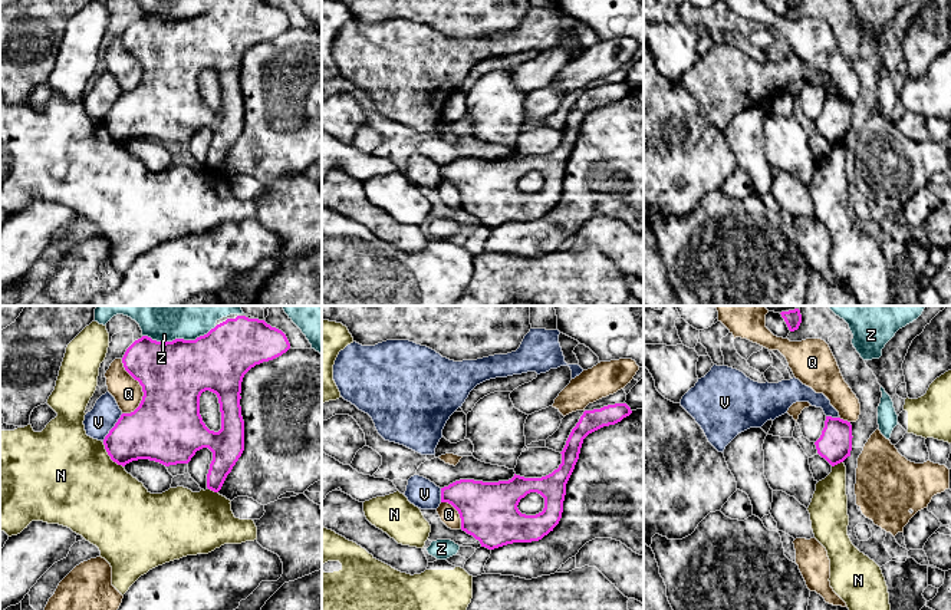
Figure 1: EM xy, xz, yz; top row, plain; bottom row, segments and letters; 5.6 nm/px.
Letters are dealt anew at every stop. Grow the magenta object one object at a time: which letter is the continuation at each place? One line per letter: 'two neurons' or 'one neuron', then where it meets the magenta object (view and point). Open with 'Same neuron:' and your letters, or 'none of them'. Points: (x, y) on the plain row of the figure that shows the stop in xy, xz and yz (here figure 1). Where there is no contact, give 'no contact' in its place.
Same neuron: Z
N: two neurons; meets magenta in xy at (109, 134)
Q: two neurons; meets magenta in xy at (141, 63)
V: two neurons; meets magenta in xy at (112, 106)
Z: one neuron; meets magenta in xy at (178, 17)

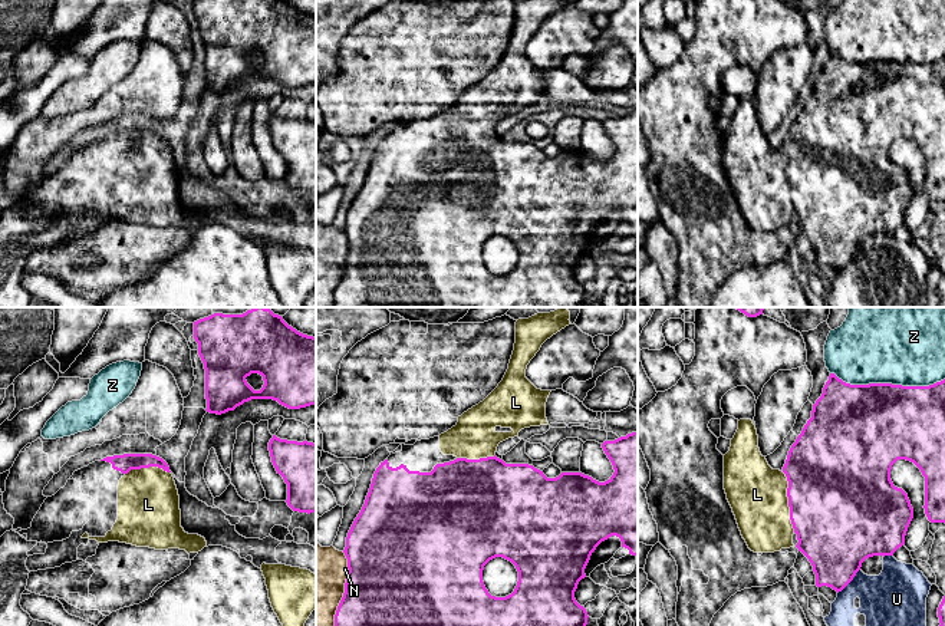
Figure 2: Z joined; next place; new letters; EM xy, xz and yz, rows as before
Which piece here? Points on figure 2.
Same neuron: L
L: one neuron; meets magenta in yz at (789, 180)
N: two neurons; meets magenta in xz at (345, 269)
U: two neurons; meets magenta in yz at (849, 260)
Z: two neurons; meets magenta in yz at (888, 62)

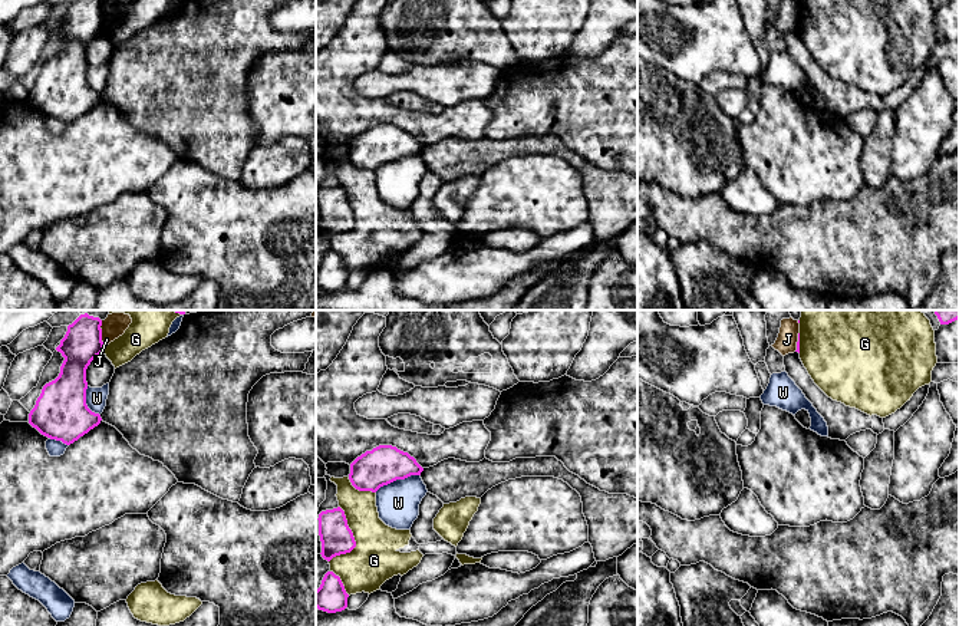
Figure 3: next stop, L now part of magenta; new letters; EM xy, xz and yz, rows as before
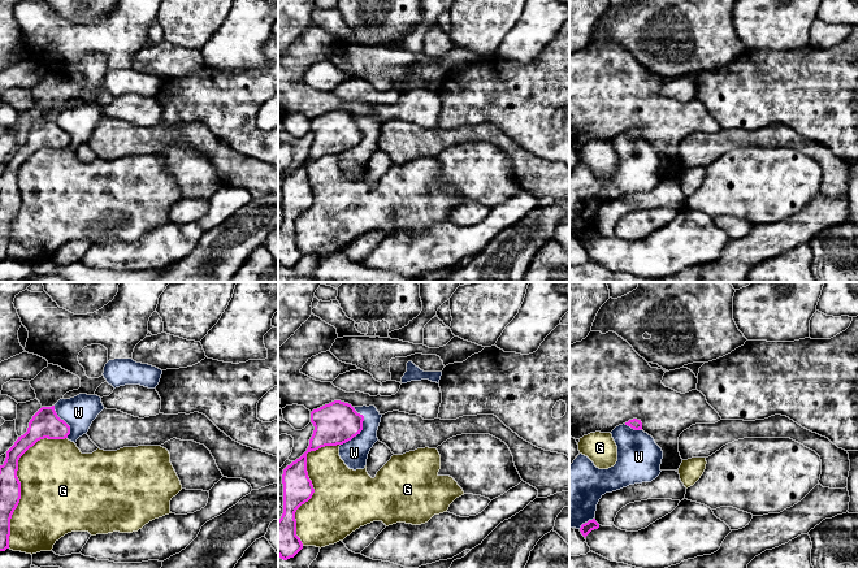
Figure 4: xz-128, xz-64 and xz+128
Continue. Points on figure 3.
Same neuron: none of them
G: two neurons; meets magenta in xz at (353, 217)
J: two neurons; meets magenta in xy at (101, 13)
W: two neurons; meets magenta in xz at (396, 157)

